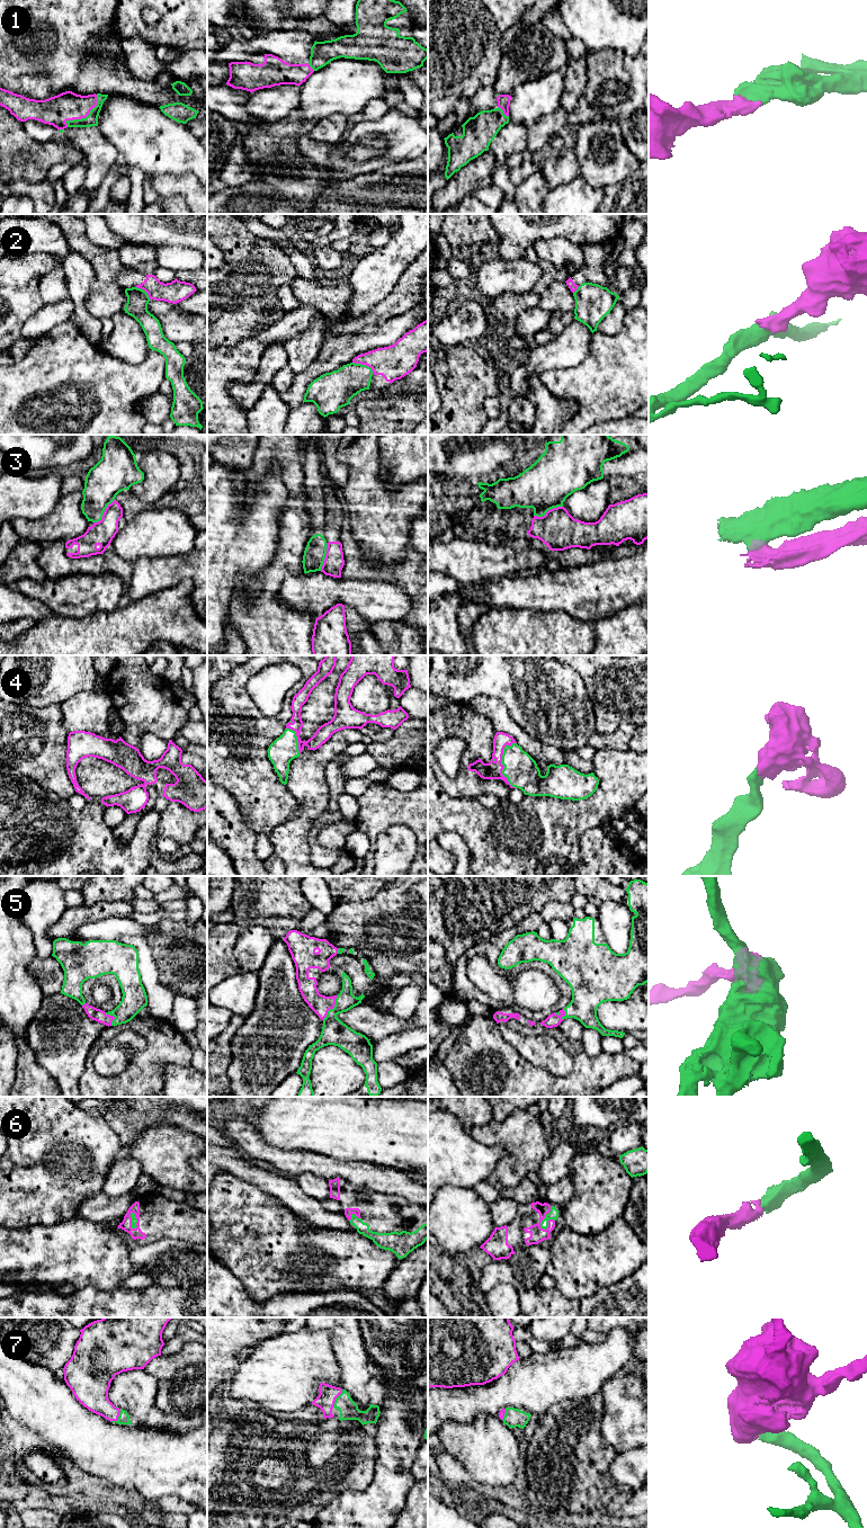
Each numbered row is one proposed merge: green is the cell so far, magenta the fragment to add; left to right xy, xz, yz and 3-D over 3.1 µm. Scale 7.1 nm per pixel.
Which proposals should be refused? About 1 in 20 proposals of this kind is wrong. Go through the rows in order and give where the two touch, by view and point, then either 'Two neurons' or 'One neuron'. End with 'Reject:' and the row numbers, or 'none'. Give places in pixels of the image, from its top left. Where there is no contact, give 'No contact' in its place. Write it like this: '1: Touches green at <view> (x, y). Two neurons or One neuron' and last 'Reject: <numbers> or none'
1: Touches green at xy (83, 118). One neuron
2: Touches green at xz (364, 365). Two neurons
3: Touches green at yz (547, 510). Two neurons
4: Touches green at yz (502, 764). One neuron
5: Touches green at xz (333, 1008). One neuron
6: Touches green at yz (544, 1218). One neuron
7: Touches green at xz (336, 1399). One neuron
Reject: 2, 3

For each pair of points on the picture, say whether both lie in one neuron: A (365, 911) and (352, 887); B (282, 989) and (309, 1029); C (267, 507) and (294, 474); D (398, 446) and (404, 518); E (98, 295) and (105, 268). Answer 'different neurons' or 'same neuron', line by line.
A: different neurons
B: same neuron
C: different neurons
D: different neurons
E: different neurons

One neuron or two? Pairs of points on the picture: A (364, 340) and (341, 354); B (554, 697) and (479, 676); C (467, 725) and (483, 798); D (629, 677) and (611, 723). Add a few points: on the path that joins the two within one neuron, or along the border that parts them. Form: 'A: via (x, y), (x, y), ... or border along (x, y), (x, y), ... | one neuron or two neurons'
A: via (358, 343), (347, 348) | one neuron
B: via (535, 689), (519, 676), (498, 676) | one neuron
C: border along (508, 793), (502, 798), (485, 794), (474, 797) | two neurons
D: via (626, 688), (616, 699), (611, 712) | one neuron

